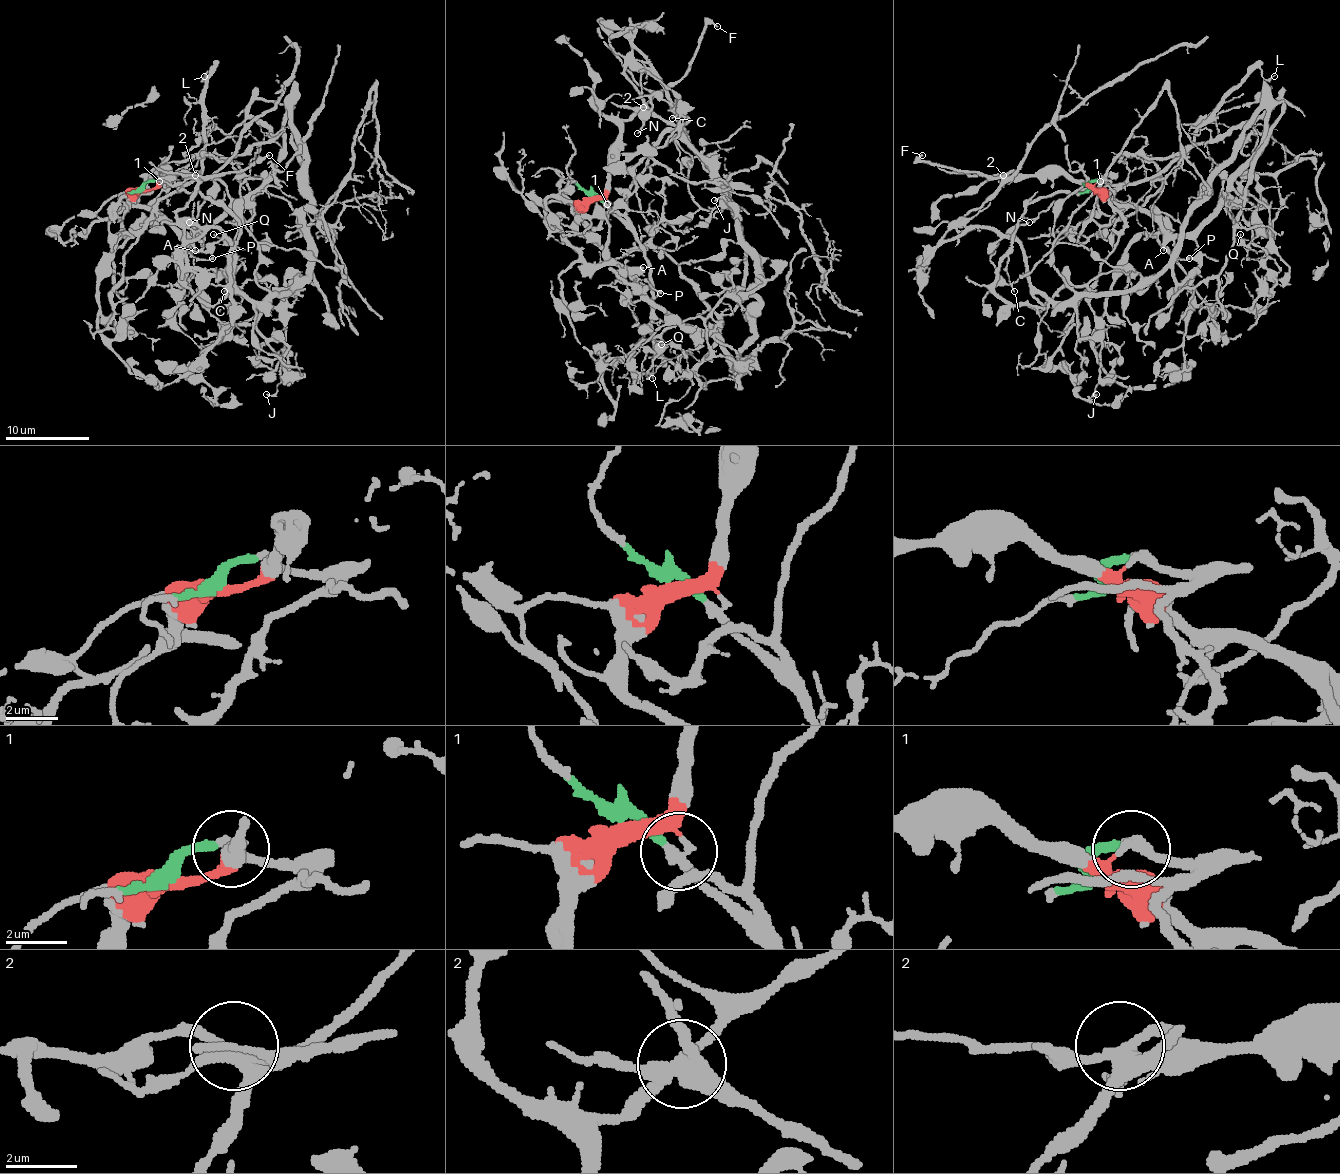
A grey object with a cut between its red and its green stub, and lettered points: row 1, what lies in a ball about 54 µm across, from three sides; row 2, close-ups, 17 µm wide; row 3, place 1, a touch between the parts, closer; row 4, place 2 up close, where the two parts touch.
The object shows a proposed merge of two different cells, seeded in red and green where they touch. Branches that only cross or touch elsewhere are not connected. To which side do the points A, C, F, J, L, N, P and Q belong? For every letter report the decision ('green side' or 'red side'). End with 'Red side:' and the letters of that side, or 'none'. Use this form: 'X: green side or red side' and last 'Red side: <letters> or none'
A: red side
C: green side
F: red side
J: red side
L: green side
N: red side
P: red side
Q: red side
Red side: A, F, J, N, P, Q

